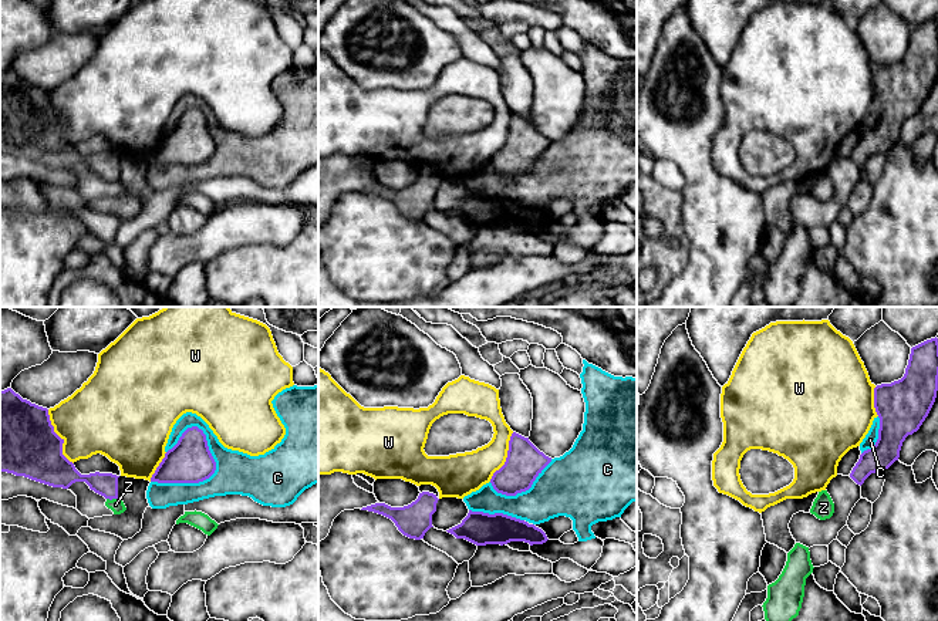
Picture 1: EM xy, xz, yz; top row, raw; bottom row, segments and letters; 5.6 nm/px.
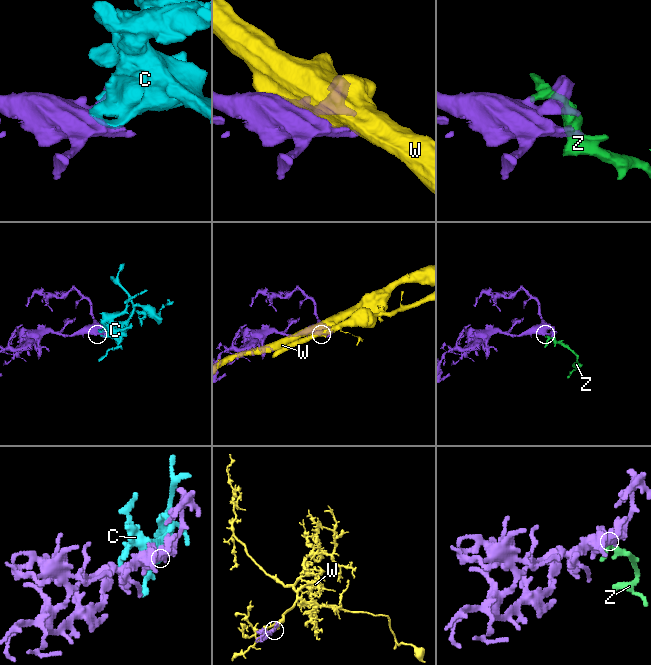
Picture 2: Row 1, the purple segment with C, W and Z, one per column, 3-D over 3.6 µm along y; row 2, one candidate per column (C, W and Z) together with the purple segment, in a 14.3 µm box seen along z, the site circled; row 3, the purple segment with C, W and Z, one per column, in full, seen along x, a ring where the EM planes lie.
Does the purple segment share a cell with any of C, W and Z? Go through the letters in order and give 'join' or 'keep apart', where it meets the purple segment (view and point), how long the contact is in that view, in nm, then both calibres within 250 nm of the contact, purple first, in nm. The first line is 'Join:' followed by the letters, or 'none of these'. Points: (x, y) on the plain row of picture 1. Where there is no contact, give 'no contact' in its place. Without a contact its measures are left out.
Join: none of these
C: keep apart | xy (203, 161) | 420 nm | 240/240 nm
W: keep apart | xy (58, 118) | 340 nm | 420/400 nm
Z: keep apart | xy (112, 179) | 60 nm | 130/80 nm

